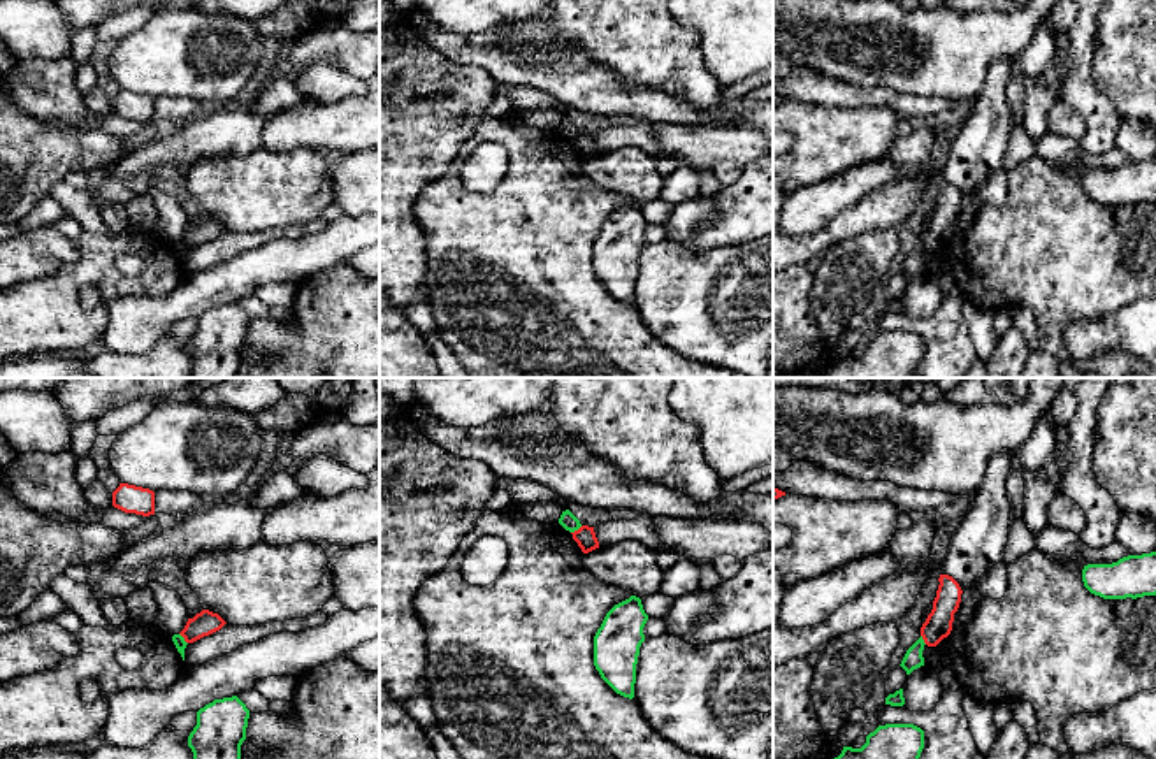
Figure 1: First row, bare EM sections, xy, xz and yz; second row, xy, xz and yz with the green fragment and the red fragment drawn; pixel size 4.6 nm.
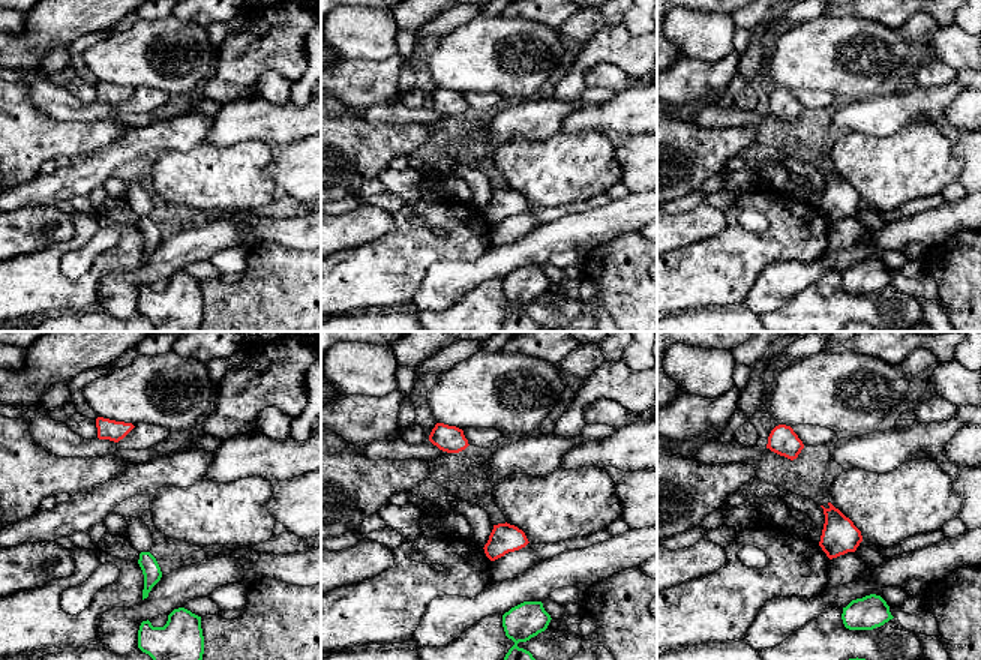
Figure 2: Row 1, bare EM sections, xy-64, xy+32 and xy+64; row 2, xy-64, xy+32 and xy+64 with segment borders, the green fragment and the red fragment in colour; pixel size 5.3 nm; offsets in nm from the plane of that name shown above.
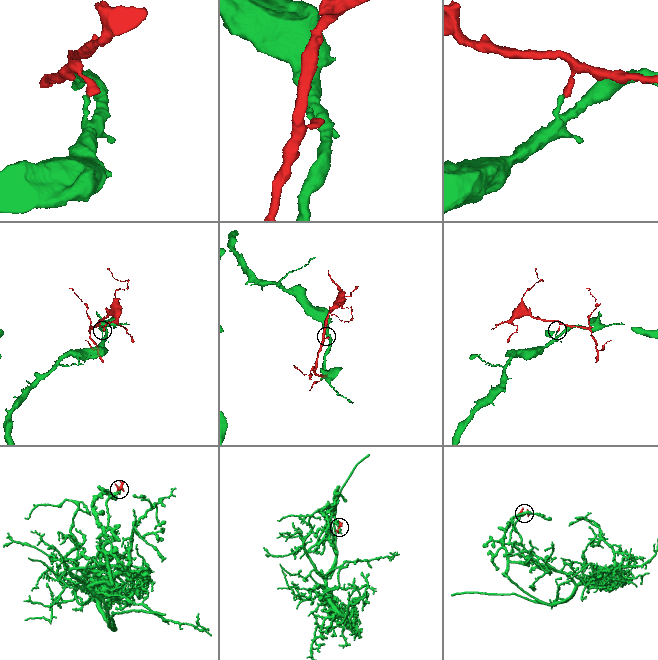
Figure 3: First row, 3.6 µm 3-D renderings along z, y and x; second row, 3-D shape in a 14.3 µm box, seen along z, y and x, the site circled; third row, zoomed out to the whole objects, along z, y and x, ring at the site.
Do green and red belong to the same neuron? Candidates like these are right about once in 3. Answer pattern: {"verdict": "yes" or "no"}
{"verdict": "no"}

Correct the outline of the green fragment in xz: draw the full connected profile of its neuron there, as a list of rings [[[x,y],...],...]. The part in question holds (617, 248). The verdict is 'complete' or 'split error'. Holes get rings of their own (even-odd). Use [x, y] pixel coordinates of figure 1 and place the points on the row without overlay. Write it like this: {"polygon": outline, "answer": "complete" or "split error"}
{"polygon": [[[631,202],[615,211],[594,242],[594,272],[601,285],[620,302],[632,306],[643,234],[648,221],[641,206]]], "answer": "complete"}

